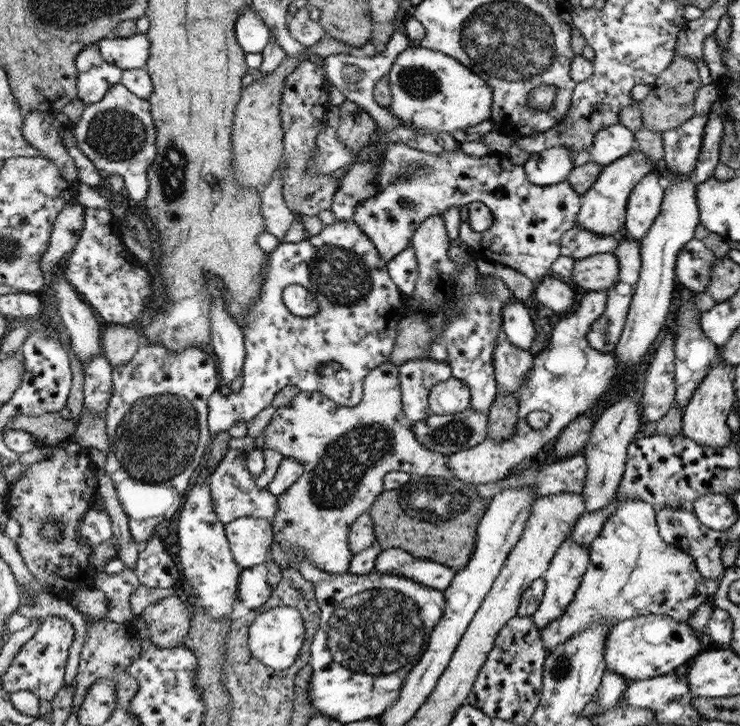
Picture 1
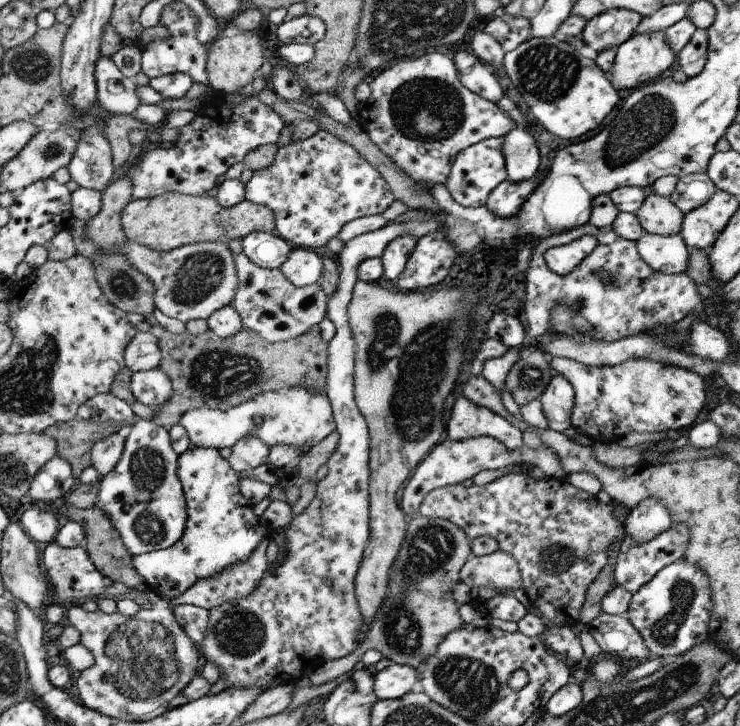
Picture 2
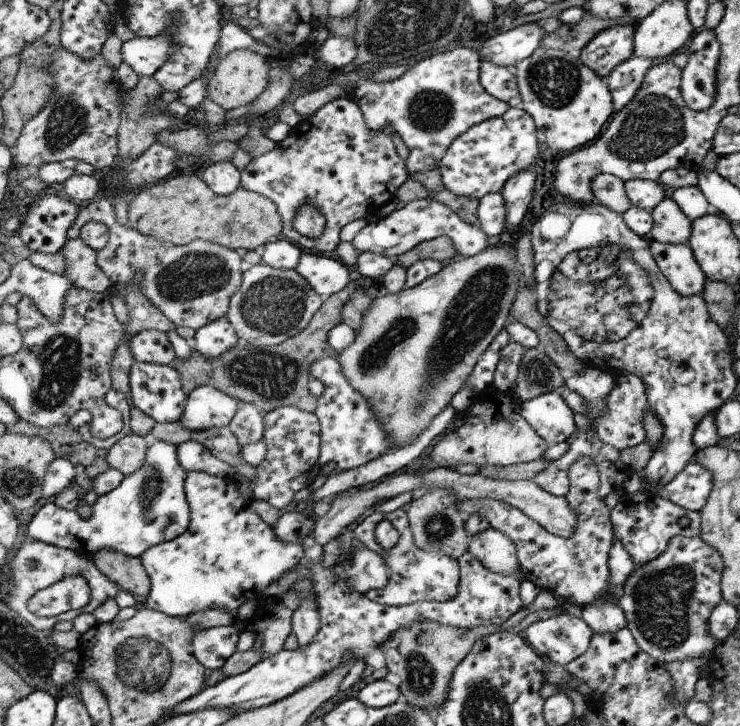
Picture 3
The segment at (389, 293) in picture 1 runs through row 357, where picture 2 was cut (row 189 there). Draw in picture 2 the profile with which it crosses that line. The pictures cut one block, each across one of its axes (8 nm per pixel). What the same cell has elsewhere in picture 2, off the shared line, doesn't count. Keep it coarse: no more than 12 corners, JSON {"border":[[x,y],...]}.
{"border":[[321,129],[277,148],[245,200],[323,251],[395,199],[379,167]]}

